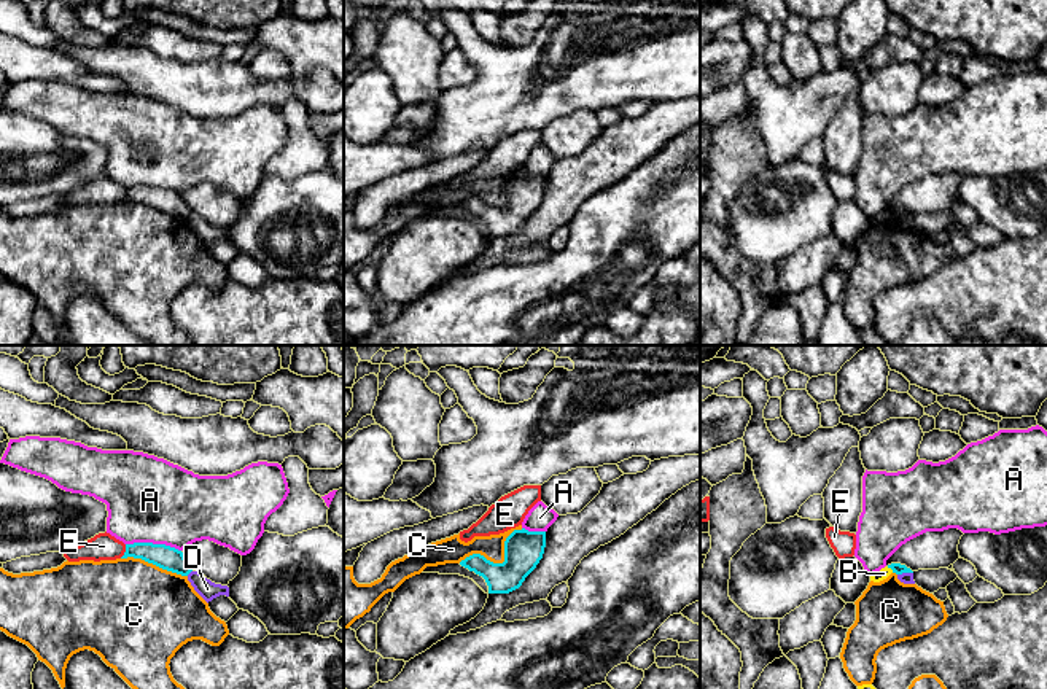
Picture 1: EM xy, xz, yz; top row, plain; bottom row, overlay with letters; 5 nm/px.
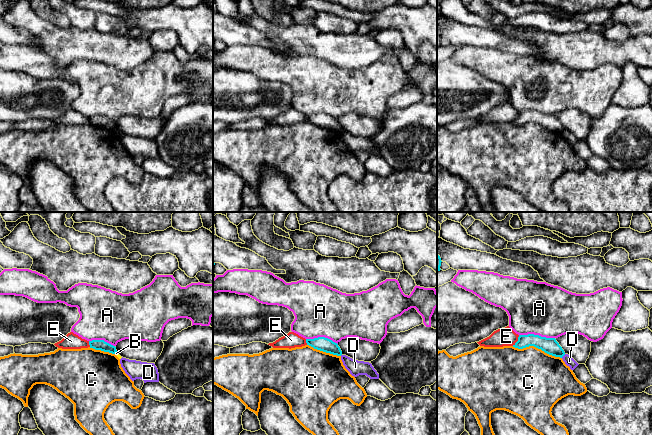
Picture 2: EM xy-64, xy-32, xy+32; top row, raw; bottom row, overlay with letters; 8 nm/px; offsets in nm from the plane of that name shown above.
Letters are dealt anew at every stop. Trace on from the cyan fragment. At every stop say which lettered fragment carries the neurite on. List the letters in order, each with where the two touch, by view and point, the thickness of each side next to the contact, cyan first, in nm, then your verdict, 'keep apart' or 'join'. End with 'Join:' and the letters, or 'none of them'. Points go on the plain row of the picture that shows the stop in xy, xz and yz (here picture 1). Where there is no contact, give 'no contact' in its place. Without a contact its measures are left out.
A: meets cyan in xy at (151, 186); 120 nm thick on the cyan side, 440 nm on the other; keep apart
B: meets cyan in yz at (890, 210); 60 nm thick on the cyan side, 60 nm on the other; keep apart
C: meets cyan in xz at (500, 207); 200 nm thick on the cyan side, 130 nm on the other; keep apart
D: meets cyan in yz at (904, 215); 60 nm thick on the cyan side, 60 nm on the other; keep apart
E: meets cyan in xy at (126, 194); 120 nm thick on the cyan side, 140 nm on the other; keep apart
Join: none of them

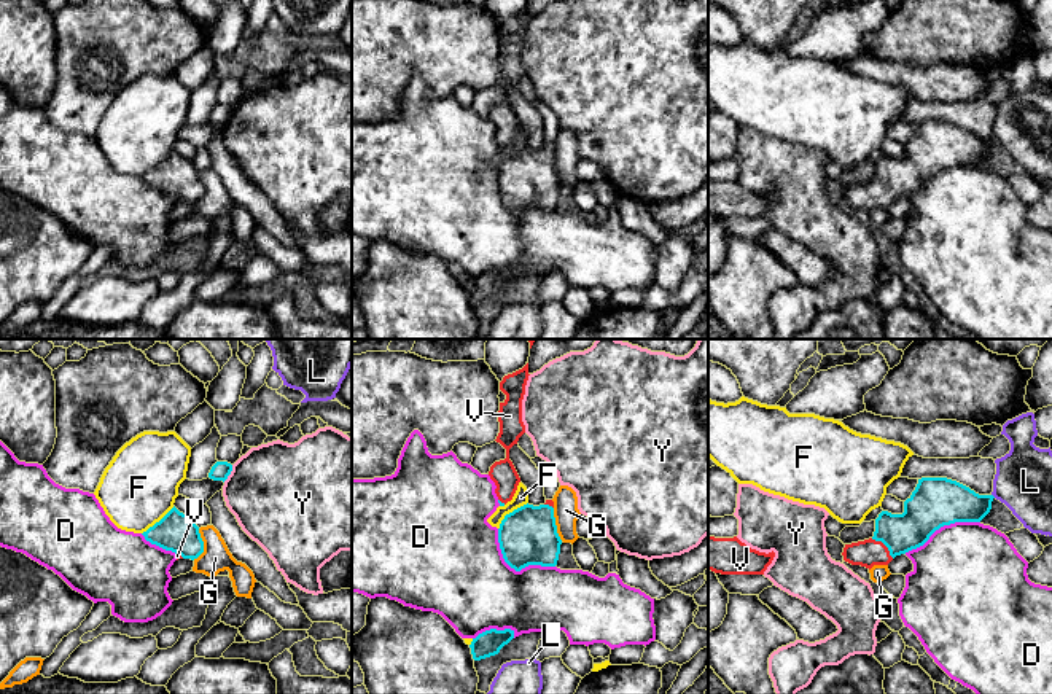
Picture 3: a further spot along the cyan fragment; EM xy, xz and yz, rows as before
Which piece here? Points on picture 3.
D: meets cyan in xz at (514, 212); 280 nm thick on the cyan side, 440 nm on the other; keep apart
F: meets cyan in xz at (510, 156); 280 nm thick on the cyan side, 80 nm on the other; keep apart
G: meets cyan in xy at (202, 188); 200 nm thick on the cyan side, 140 nm on the other; keep apart
L: no contact; keep apart
V: meets cyan in yz at (884, 187); 200 nm thick on the cyan side, 140 nm on the other; join
Y: meets cyan in xy at (229, 116); 90 nm thick on the cyan side, 480 nm on the other; keep apart
Join: V

